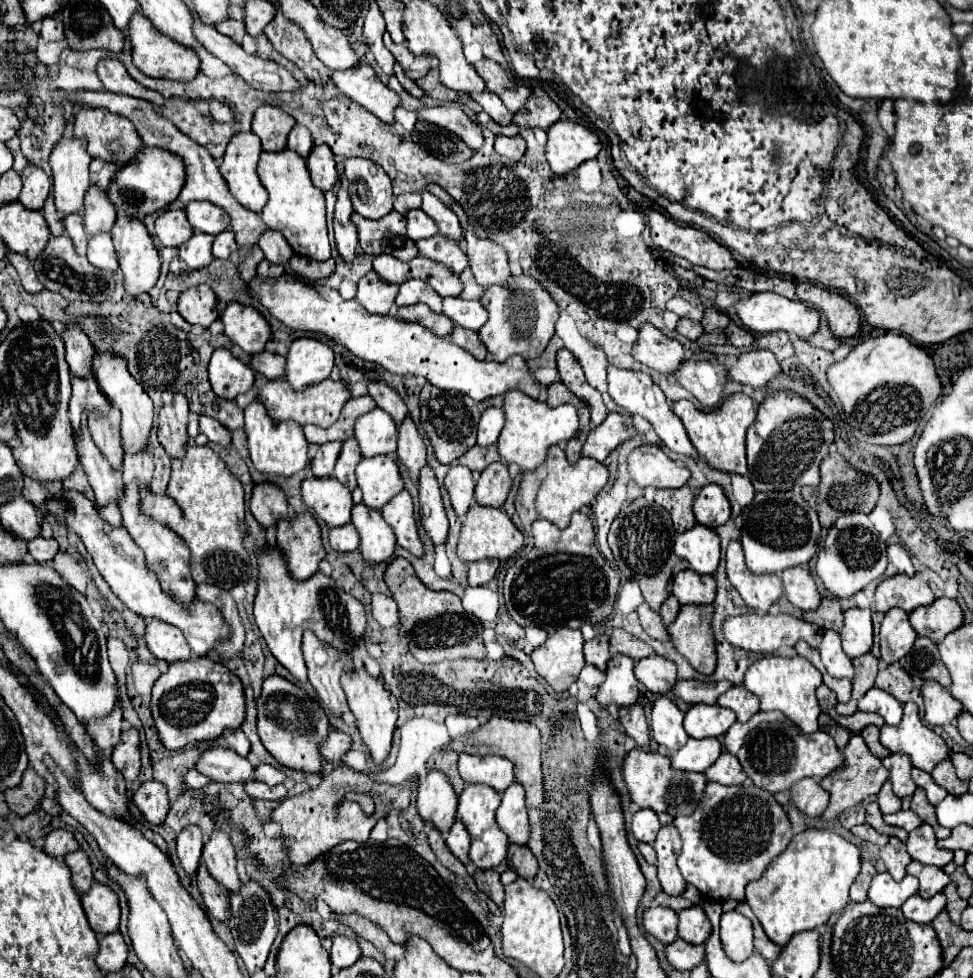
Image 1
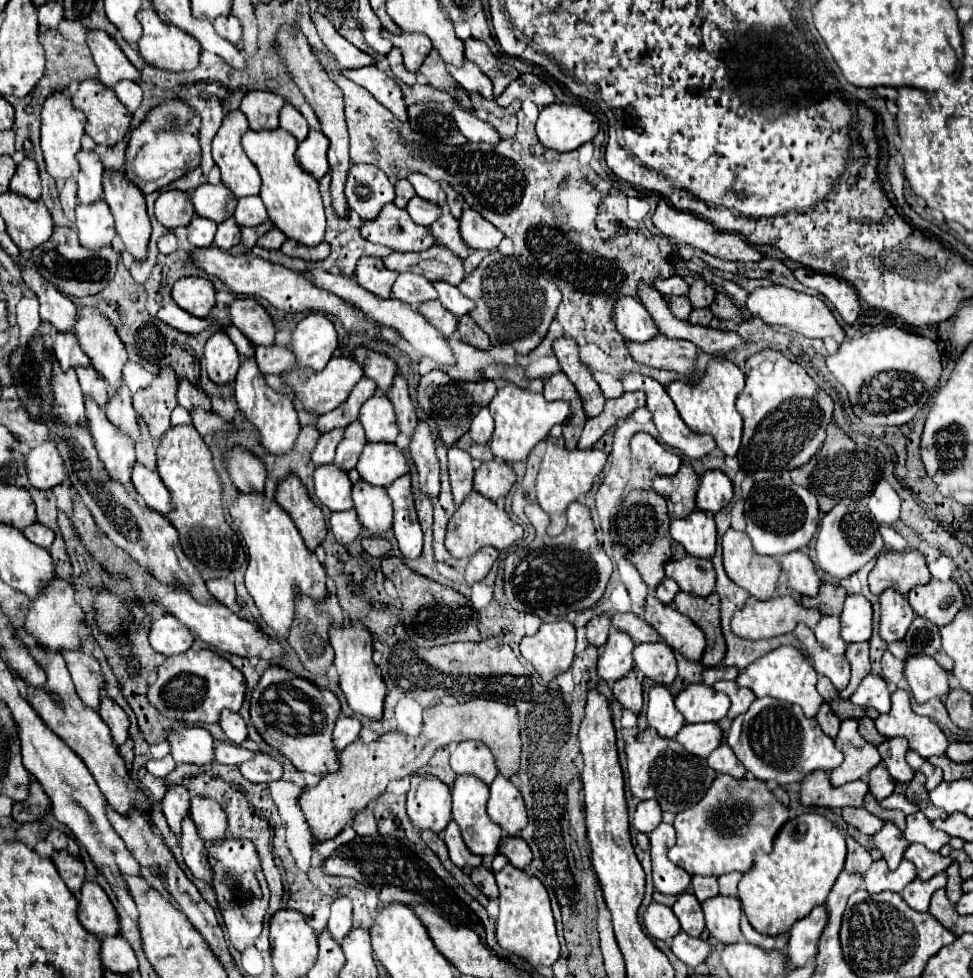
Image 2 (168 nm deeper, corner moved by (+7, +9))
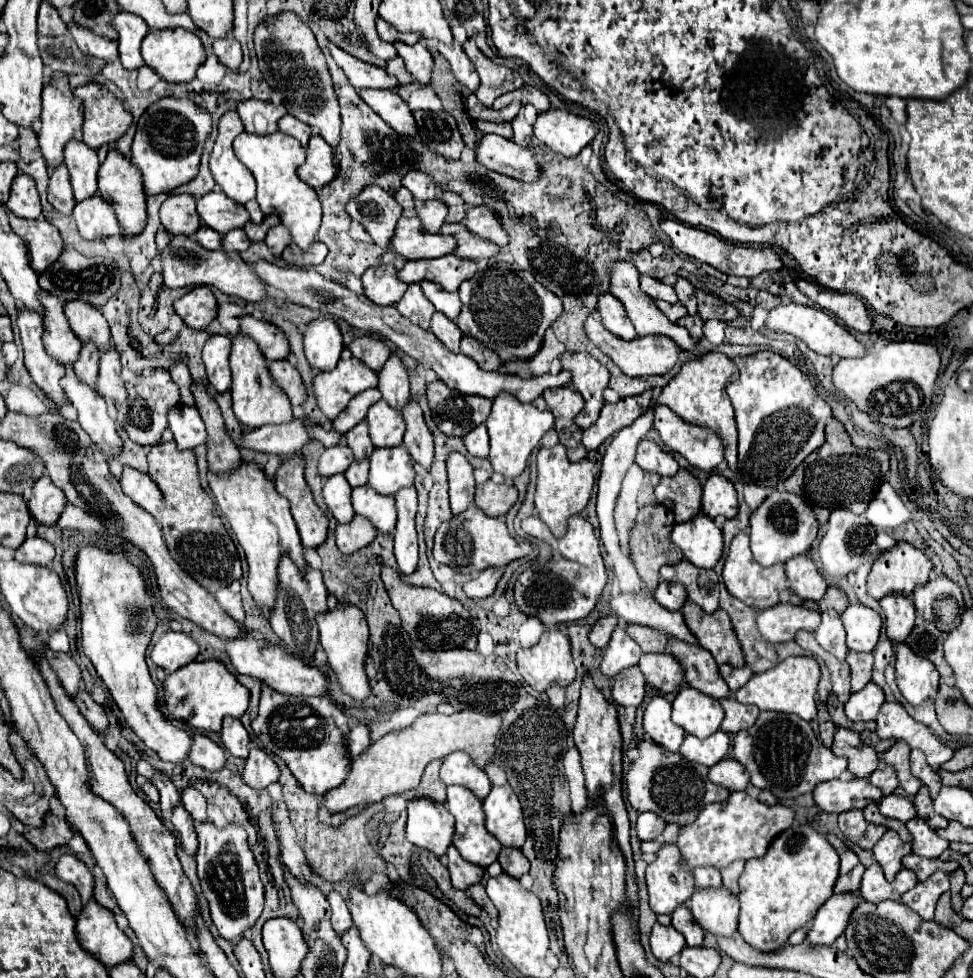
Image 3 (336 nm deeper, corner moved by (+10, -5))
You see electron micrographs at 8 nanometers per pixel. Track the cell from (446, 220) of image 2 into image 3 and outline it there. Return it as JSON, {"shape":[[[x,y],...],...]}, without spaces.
{"shape":[[[444,224],[442,232],[452,234],[458,240],[454,254],[460,258],[470,258],[478,262],[482,258],[492,258],[502,252],[496,244],[490,244],[490,240],[482,240],[480,236],[474,236],[464,224]]]}

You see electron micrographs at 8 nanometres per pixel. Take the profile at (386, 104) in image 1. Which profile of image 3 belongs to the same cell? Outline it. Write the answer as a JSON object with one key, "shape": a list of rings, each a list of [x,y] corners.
{"shape":[[[360,90],[360,98],[398,134],[414,136],[418,132],[412,110],[396,92],[392,92],[392,90]]]}

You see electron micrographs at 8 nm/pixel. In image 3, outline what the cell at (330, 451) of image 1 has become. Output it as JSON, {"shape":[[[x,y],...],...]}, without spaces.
{"shape":[[[346,444],[326,448],[326,452],[320,456],[318,472],[322,478],[328,478],[328,476],[334,476],[338,472],[346,472],[346,468],[352,462],[354,462],[354,454],[350,452],[350,448]]]}

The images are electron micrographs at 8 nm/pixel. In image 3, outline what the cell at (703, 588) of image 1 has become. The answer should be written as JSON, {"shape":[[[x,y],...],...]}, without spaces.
{"shape":[[[686,558],[678,564],[664,566],[660,570],[660,580],[682,582],[688,590],[688,600],[696,602],[704,612],[712,614],[718,608],[718,576],[714,570],[696,568]]]}

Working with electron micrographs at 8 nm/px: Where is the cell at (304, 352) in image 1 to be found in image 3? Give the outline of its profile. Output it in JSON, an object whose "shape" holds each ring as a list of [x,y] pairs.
{"shape":[[[320,316],[304,330],[306,360],[314,370],[332,370],[344,350],[342,334],[334,318]]]}

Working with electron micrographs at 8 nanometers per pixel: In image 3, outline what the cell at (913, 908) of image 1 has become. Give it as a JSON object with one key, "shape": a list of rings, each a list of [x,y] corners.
{"shape":[[[934,872],[928,880],[918,882],[912,890],[904,892],[902,894],[902,902],[906,906],[910,906],[912,910],[916,910],[924,920],[932,920],[934,918],[936,902],[940,898],[940,894],[946,892],[948,888],[950,888],[948,874]]]}

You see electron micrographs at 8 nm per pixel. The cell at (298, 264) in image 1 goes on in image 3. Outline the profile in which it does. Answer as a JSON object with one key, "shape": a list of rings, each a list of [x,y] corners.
{"shape":[[[314,242],[308,250],[298,248],[296,244],[288,244],[282,252],[282,258],[292,266],[310,268],[310,266],[320,264],[326,258],[326,254],[328,254],[328,250],[326,250],[326,244],[322,244],[322,242]]]}

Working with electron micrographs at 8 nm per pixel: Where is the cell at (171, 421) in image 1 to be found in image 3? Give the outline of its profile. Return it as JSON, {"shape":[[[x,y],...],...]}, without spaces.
{"shape":[[[164,368],[152,370],[150,376],[140,374],[140,376],[128,380],[128,382],[124,382],[124,386],[126,386],[128,398],[122,404],[116,404],[118,422],[122,424],[122,428],[130,436],[130,440],[134,440],[136,444],[142,444],[142,446],[158,444],[162,432],[166,430],[166,412],[168,412],[168,408],[172,408],[180,402],[178,386],[172,382],[168,370],[164,370]]]}

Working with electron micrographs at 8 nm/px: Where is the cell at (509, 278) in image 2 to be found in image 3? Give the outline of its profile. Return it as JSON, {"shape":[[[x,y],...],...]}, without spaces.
{"shape":[[[506,262],[476,272],[460,286],[460,298],[458,292],[446,292],[440,284],[432,284],[430,280],[422,280],[420,288],[438,312],[444,312],[450,320],[458,318],[456,324],[464,336],[480,340],[486,348],[494,350],[502,362],[532,358],[542,346],[544,332],[562,314],[562,300],[554,292],[544,288],[530,272],[514,272]]]}

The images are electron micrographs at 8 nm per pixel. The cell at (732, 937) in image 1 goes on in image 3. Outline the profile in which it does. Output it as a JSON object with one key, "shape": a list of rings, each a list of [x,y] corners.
{"shape":[[[698,888],[690,898],[696,922],[714,936],[732,936],[738,928],[740,902],[726,888]]]}

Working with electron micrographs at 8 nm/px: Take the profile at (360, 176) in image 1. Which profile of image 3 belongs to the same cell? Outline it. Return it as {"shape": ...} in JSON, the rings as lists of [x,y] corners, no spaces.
{"shape":[[[368,186],[348,204],[348,214],[370,232],[374,244],[390,248],[396,222],[402,216],[402,206],[382,188]]]}

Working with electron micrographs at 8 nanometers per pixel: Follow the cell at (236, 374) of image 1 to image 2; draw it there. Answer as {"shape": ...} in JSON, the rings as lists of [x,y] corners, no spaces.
{"shape":[[[215,332],[205,344],[205,362],[209,380],[215,384],[233,384],[239,370],[239,354],[225,332]]]}

